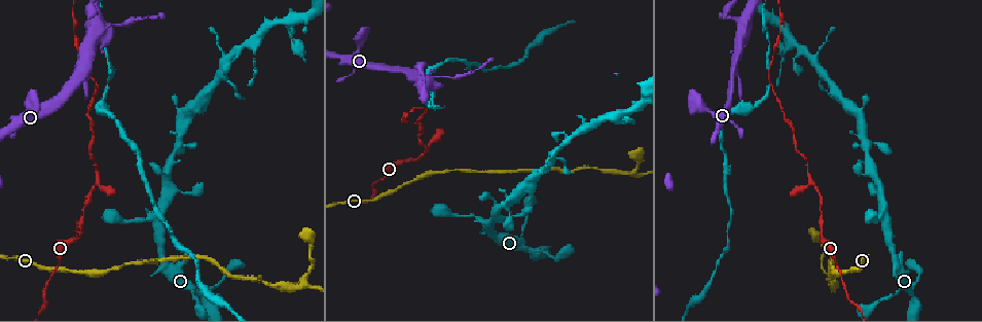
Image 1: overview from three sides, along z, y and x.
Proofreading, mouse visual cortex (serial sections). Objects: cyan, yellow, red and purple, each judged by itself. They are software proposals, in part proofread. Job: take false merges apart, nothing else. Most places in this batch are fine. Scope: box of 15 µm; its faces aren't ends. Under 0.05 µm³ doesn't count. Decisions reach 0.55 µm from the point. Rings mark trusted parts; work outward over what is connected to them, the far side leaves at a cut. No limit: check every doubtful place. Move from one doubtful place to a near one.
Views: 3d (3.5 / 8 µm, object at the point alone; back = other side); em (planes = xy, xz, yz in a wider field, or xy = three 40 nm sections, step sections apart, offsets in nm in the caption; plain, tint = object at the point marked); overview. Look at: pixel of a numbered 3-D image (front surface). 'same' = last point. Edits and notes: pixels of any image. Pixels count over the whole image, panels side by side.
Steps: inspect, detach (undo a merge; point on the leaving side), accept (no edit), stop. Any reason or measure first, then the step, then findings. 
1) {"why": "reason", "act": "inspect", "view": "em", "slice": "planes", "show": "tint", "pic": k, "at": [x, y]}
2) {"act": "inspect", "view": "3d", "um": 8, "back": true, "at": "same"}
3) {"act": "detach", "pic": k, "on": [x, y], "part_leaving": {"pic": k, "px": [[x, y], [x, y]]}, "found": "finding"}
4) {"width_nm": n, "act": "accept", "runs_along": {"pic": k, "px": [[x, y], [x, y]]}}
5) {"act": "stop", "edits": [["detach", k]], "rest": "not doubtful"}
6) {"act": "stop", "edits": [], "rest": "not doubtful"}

{"why": "thick turns thin", "act": "inspect", "view": "3d", "um": 8, "pic": 1, "at": [386, 177]}

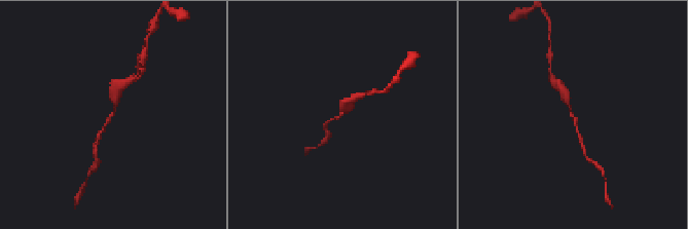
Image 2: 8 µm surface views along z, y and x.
{"why": "closer look", "act": "inspect", "view": "3d", "um": 3.5, "pic": 2, "at": [340, 115]}

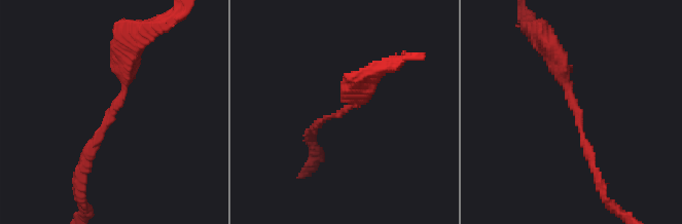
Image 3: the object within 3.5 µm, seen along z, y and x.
{"arm_widths_nm": [150, 300], "act": "accept", "runs_along": {"pic": 3, "px": [[128, 45], [124, 89], [83, 165]]}, "found": "all the same cell"}

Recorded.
{"why": "sharp bend", "act": "inspect", "view": "3d", "um": 8, "pic": 1, "at": [630, 174]}

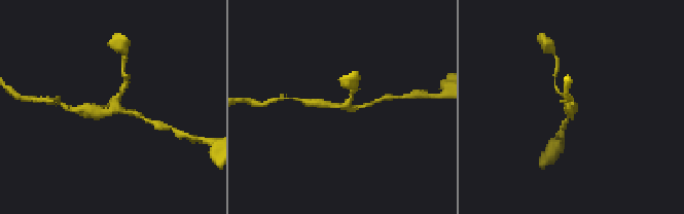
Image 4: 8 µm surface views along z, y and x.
{"act": "inspect", "view": "3d", "um": 3.5, "pic": 4, "at": [113, 104]}

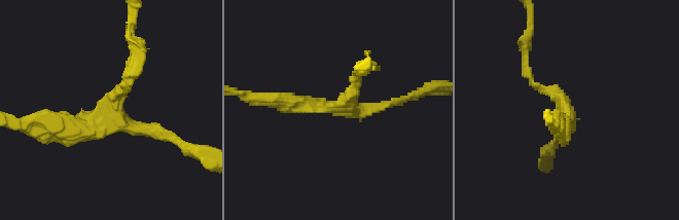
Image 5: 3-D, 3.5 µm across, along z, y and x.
{"arms": 3, "arm_widths_nm": [150, 150, 300], "why": "shape alone is not enough", "act": "inspect", "view": "em", "slice": "xy", "step": 3, "show": "tint", "pic": 5, "at": [337, 111]}

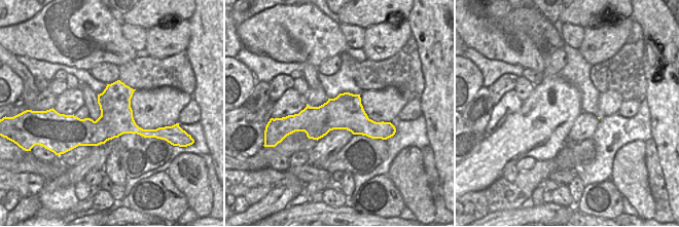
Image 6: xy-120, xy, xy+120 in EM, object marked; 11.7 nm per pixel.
{"act": "accept", "found": "continuous, no second cell"}

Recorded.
{"why": "small branch off a trunk", "act": "inspect", "view": "3d", "um": 3.5, "pic": 1, "at": [101, 29]}

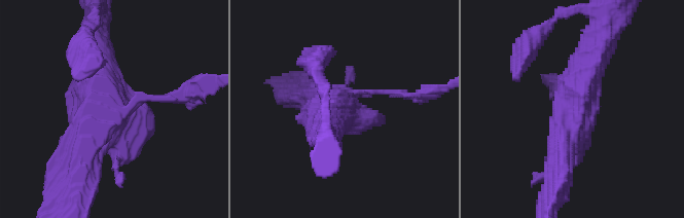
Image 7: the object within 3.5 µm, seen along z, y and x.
{"why": "shape alone is not enough", "act": "inspect", "view": "em", "slice": "xy", "step": 5, "show": "tint", "pic": 7, "at": [347, 100]}

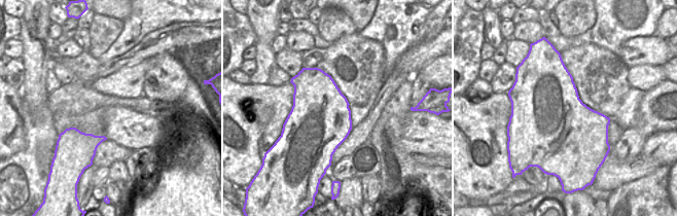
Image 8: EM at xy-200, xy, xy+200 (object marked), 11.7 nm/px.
{"act": "inspect", "view": "em", "slice": "xy", "step": 2, "show": "tint", "at": "same"}

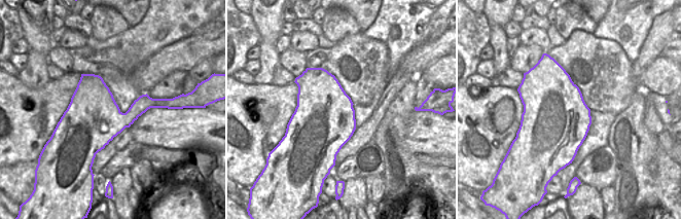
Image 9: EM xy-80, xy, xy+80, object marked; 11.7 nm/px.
{"act": "accept", "runs_along": {"pic": 7, "px": [[559, 175], [574, 97], [595, 52]]}, "found": "one cell here"}

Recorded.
{"act": "stop", "edits": [], "rest": "not doubtful"}

